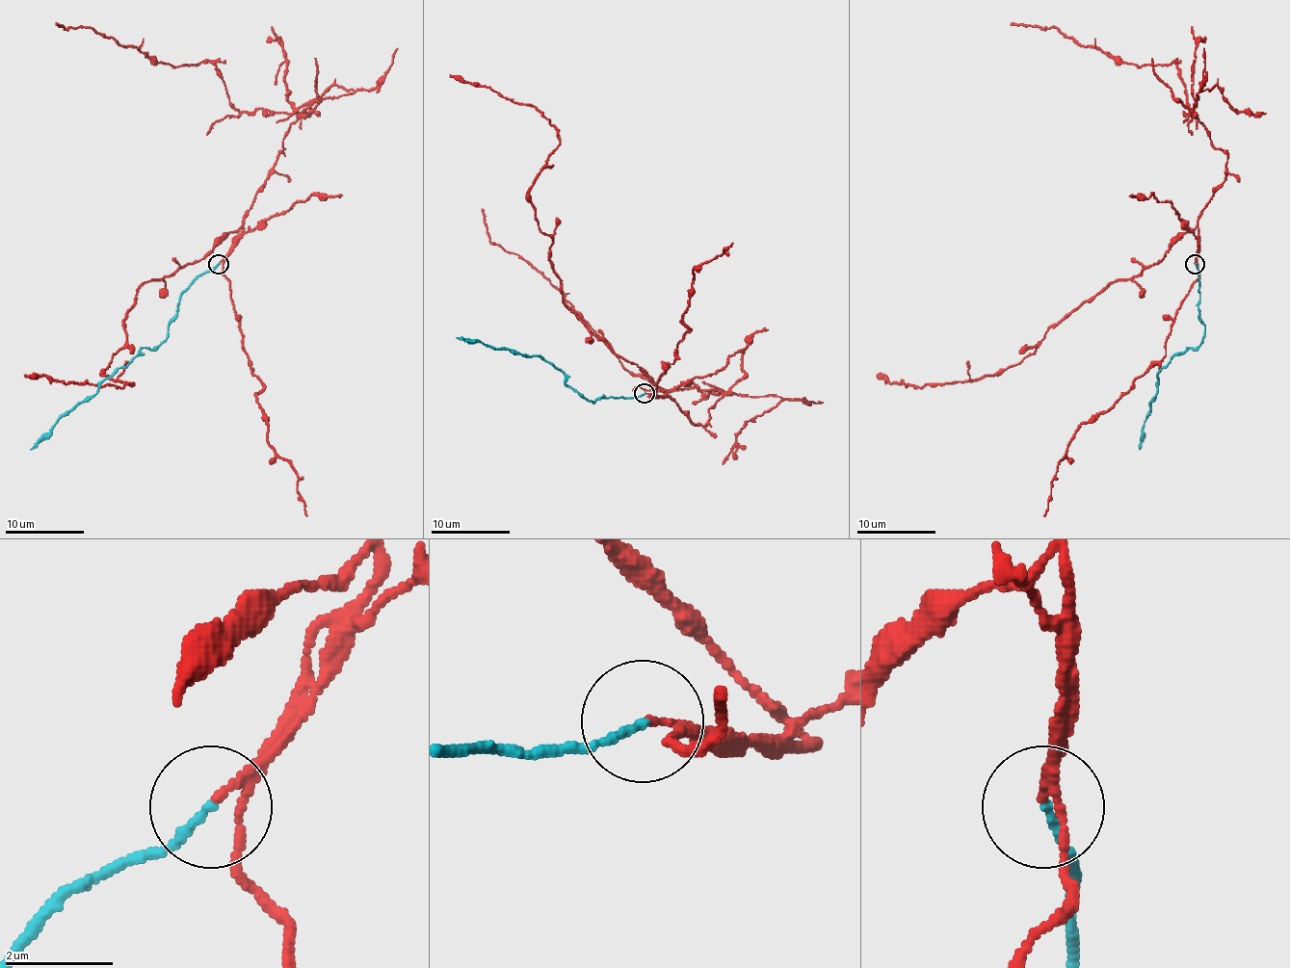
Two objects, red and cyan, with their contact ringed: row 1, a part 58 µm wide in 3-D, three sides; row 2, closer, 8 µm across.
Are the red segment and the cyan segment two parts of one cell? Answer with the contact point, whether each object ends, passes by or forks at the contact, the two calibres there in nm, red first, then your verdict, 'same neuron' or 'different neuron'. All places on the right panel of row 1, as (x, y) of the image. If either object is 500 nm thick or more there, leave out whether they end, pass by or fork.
place (1195, 264); red passes by; cyan ends; calibres 130 and 150 nm; different neuron

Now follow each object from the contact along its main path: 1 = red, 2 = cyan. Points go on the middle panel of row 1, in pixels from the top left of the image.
1: (644, 393), (669, 397), (701, 426), (723, 395), (665, 391), (631, 373), (539, 272), (489, 240), (482, 208)
2: (644, 393), (629, 397), (603, 397), (593, 403), (568, 387), (565, 375), (537, 355), (523, 355), (457, 338)

